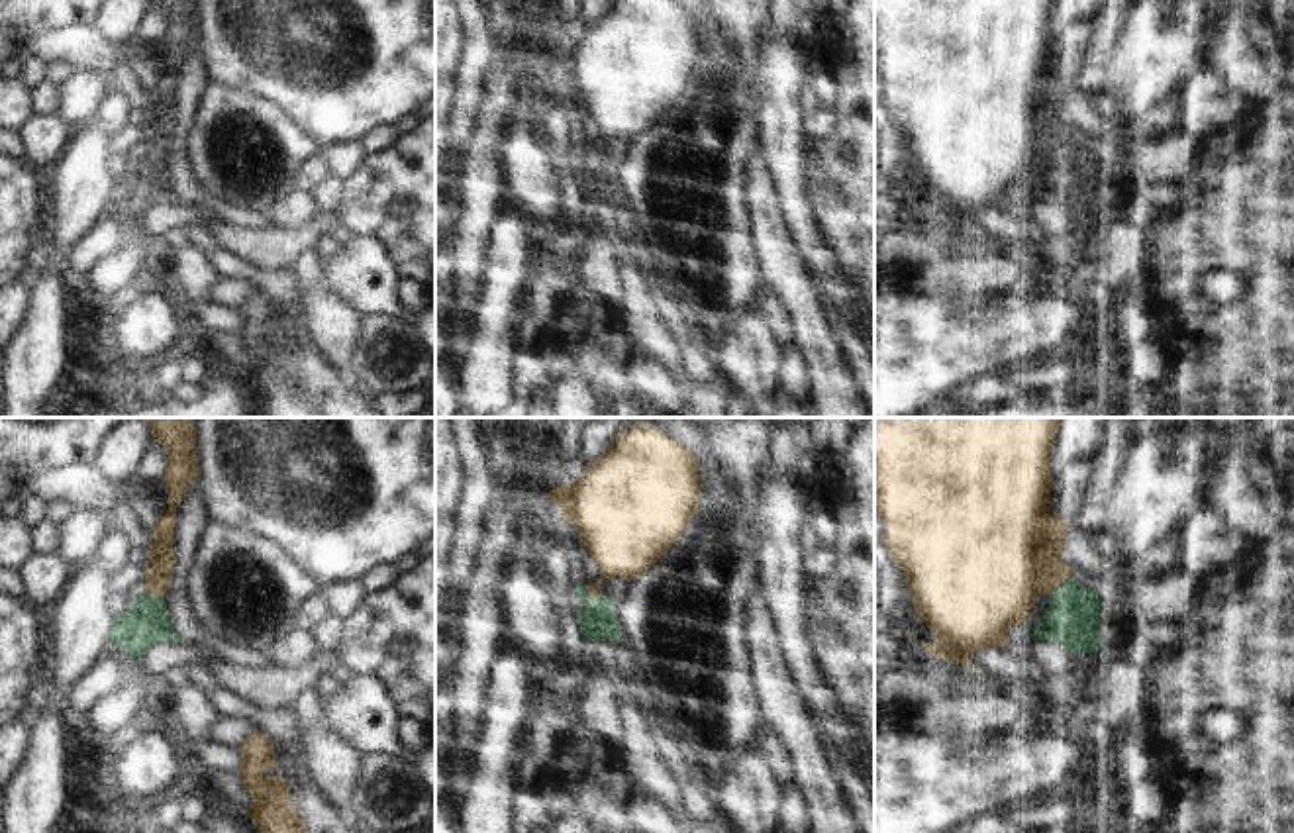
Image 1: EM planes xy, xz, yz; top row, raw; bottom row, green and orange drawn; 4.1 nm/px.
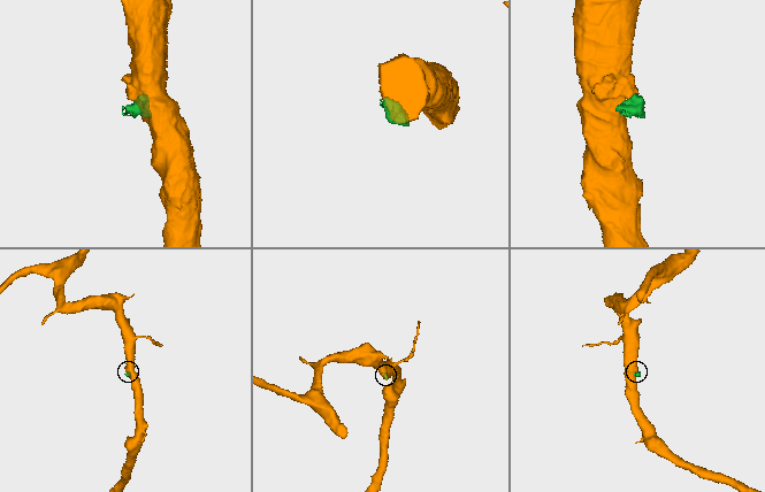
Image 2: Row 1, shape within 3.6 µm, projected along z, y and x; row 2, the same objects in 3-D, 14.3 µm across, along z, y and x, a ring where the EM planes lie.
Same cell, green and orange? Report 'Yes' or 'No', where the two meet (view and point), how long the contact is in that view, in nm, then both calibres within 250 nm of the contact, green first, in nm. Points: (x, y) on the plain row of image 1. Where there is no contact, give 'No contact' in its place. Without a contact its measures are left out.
No. Touches green at xz (589, 159). Shared border 70 nm. Thickness 150 nm (green) against 240 nm.

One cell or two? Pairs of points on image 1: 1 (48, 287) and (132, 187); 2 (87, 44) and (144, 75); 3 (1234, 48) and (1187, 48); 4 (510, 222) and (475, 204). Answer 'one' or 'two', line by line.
1: one
2: one
3: two
4: two

